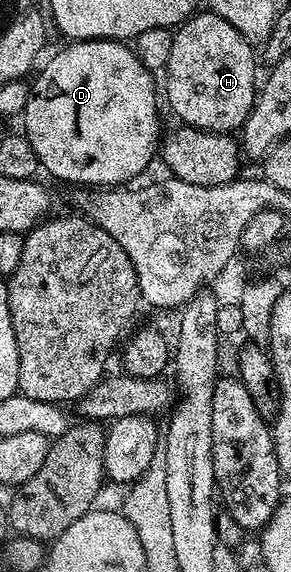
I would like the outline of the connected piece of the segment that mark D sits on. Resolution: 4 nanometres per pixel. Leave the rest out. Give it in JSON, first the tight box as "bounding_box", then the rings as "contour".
{"bounding_box":[22,39,162,189],"contour":[[[86,39],[83,41],[72,41],[64,47],[44,68],[39,68],[40,76],[30,87],[28,104],[22,116],[23,134],[28,136],[30,145],[34,145],[34,153],[38,153],[40,166],[46,172],[49,171],[56,179],[61,179],[64,183],[76,183],[72,185],[87,185],[92,189],[103,189],[106,187],[119,187],[133,182],[135,175],[140,175],[152,163],[152,158],[157,158],[158,148],[162,143],[162,130],[160,131],[160,115],[156,112],[156,83],[153,72],[147,71],[138,61],[138,57],[132,52],[131,46],[127,42],[115,39]]]}

